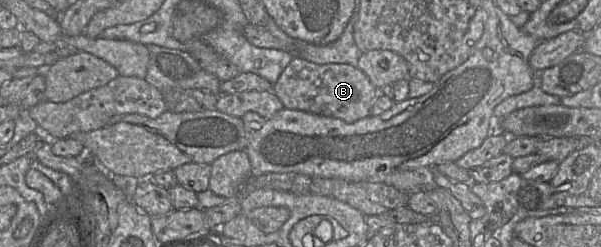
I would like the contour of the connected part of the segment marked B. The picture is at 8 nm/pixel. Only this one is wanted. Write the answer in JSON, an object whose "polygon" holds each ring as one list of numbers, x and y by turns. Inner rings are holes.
{"polygon":[[299,56,293,57,272,91,286,109,337,118,349,124,370,116,371,107,379,95,379,89,357,67,316,64]]}

